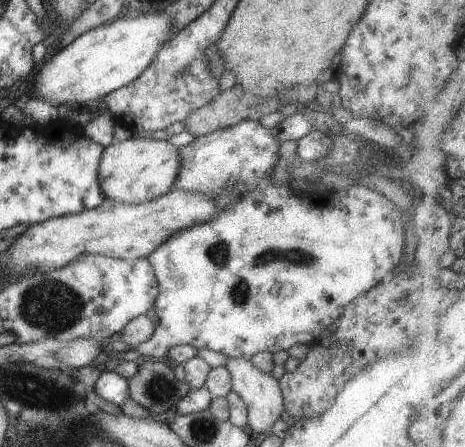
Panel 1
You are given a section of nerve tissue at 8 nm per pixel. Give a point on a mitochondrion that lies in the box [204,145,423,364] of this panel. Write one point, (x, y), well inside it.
(271, 257)

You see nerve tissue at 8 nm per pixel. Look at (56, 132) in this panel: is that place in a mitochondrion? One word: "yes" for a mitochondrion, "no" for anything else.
no

